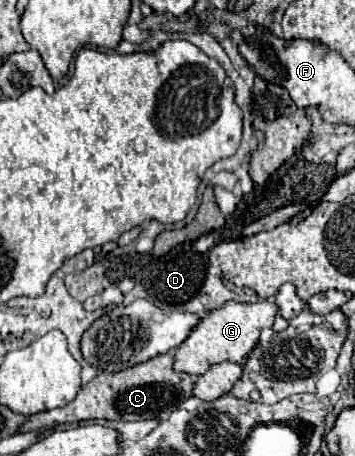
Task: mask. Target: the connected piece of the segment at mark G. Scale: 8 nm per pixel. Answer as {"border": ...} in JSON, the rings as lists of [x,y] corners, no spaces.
{"border":[[[271,299],[257,301],[257,303],[235,303],[229,301],[223,307],[207,313],[201,323],[191,331],[191,335],[175,349],[175,369],[179,373],[189,375],[203,375],[211,365],[233,361],[239,363],[251,355],[255,349],[259,335],[263,329],[273,327],[277,317],[277,305]]]}

